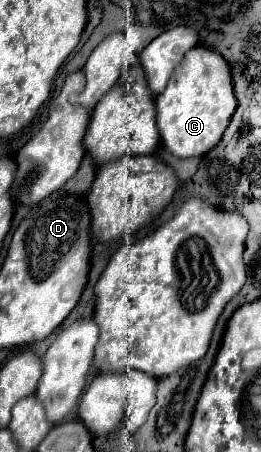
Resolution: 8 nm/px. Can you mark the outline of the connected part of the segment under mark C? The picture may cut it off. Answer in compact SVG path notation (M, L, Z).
M196 46L182 58L166 90L156 96L156 126L164 148L178 158L204 156L222 138L236 110L232 74L218 52Z

